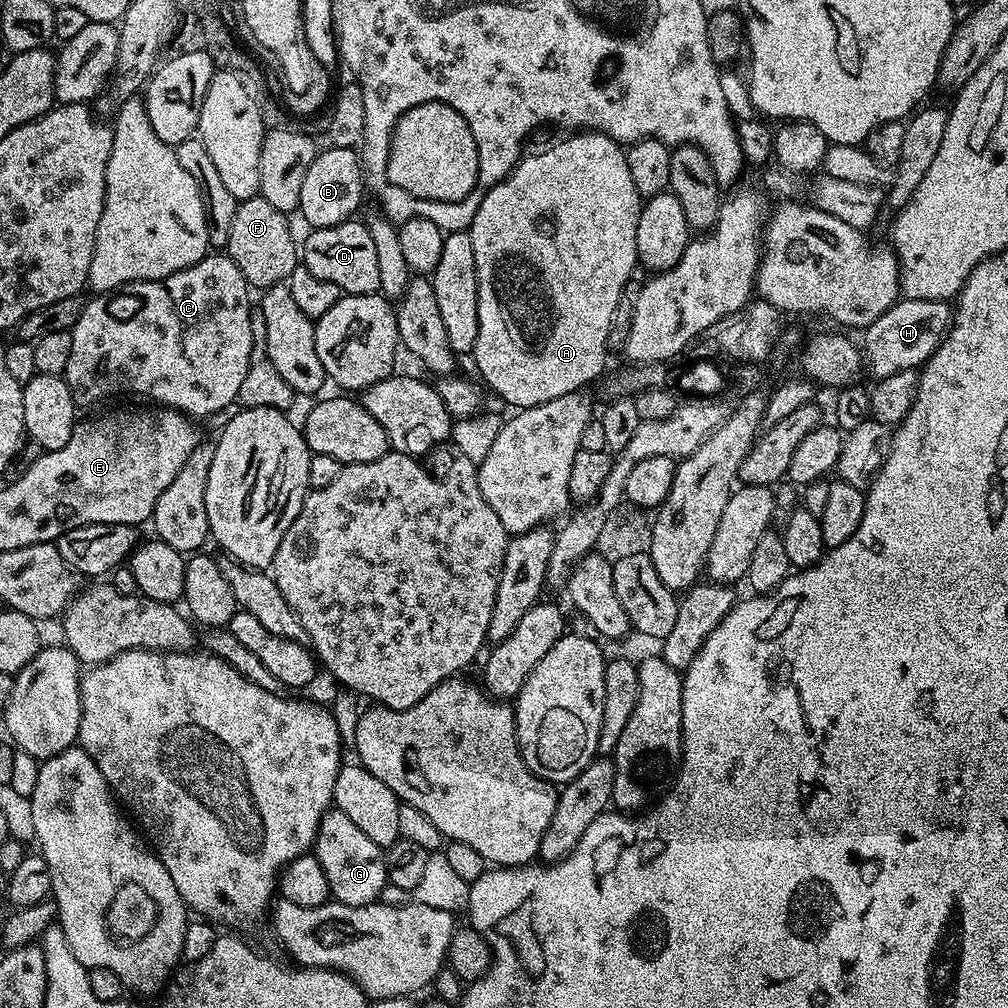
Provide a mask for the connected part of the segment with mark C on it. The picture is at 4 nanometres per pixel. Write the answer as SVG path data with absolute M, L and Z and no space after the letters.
M209 254L194 266L178 270L161 280L139 281L139 288L140 309L125 320L112 316L107 295L93 295L93 300L85 303L71 331L70 362L66 362L63 375L77 406L96 404L107 396L133 392L136 396L152 400L148 402L176 409L188 417L211 418L224 406L236 402L252 353L250 314L254 300L248 297L250 286L242 270L238 270L226 254Z

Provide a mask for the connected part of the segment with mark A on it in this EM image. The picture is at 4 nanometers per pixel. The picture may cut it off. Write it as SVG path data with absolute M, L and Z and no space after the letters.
M580 130L565 136L568 136L565 140L558 141L553 148L548 148L537 156L525 155L505 180L487 189L484 196L479 197L480 205L474 214L472 227L468 229L470 242L474 242L474 266L478 274L478 338L470 356L471 359L476 359L476 368L480 371L481 378L506 403L513 404L513 409L516 410L538 406L542 402L562 398L562 394L587 389L591 380L596 380L601 375L600 380L605 375L604 355L609 355L610 352L608 335L614 310L618 307L620 296L625 295L627 288L624 287L627 286L632 271L638 268L636 235L642 197L634 186L634 178L630 178L625 149L601 132Z

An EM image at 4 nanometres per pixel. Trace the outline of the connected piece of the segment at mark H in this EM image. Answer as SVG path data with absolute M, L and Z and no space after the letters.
M902 298L890 306L882 318L878 318L869 328L863 329L863 363L873 381L890 378L902 370L919 369L940 345L954 319L953 307L942 300Z

